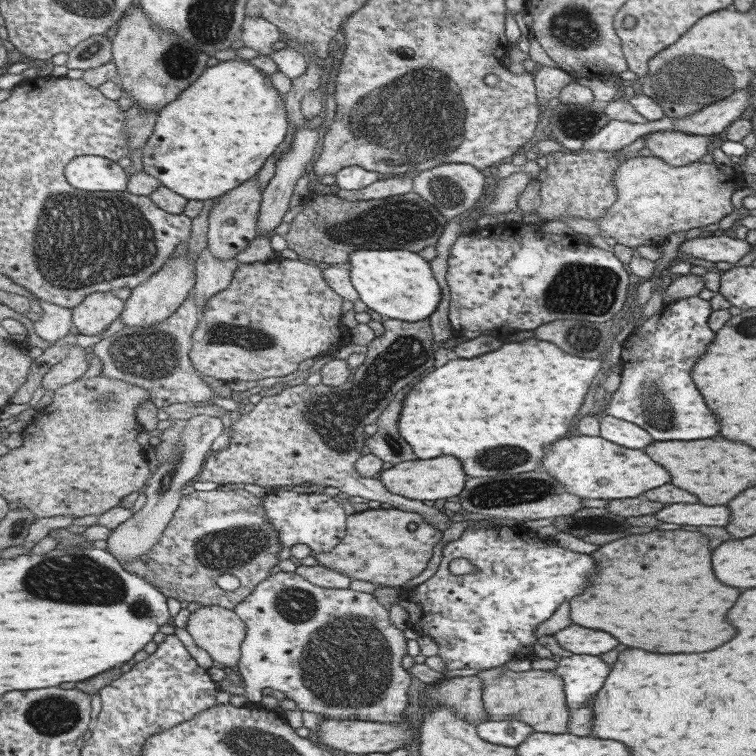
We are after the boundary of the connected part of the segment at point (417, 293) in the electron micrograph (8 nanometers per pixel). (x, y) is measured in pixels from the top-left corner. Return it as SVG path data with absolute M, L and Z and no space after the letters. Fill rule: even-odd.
M358 250L349 253L348 277L358 298L371 310L405 322L429 318L437 310L441 289L431 276L429 264L408 250Z

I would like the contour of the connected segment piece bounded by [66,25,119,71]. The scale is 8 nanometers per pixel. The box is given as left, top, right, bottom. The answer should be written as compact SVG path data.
M119 26L112 27L107 35L93 35L89 40L76 46L68 53L66 66L86 71L113 61L112 38L117 35Z

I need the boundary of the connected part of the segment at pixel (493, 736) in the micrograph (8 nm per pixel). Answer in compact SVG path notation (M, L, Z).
M512 717L503 720L491 720L487 718L478 722L478 735L491 744L501 746L517 746L521 744L532 732L532 728L524 722L515 720Z

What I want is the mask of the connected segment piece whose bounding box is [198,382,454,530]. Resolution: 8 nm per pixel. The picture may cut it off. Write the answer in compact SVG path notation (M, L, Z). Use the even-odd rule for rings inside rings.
M323 383L309 386L299 384L285 387L281 393L261 396L253 409L242 414L239 419L226 425L227 445L219 451L212 451L203 464L198 480L215 484L237 483L257 484L268 489L270 486L300 485L302 482L323 484L341 490L349 497L359 497L367 501L390 504L403 512L416 512L436 529L445 529L454 519L440 513L433 506L427 506L420 500L411 500L391 494L377 478L361 478L354 464L361 457L359 450L337 452L331 450L315 428L307 422L308 406L315 404L321 394L327 394L329 387Z

